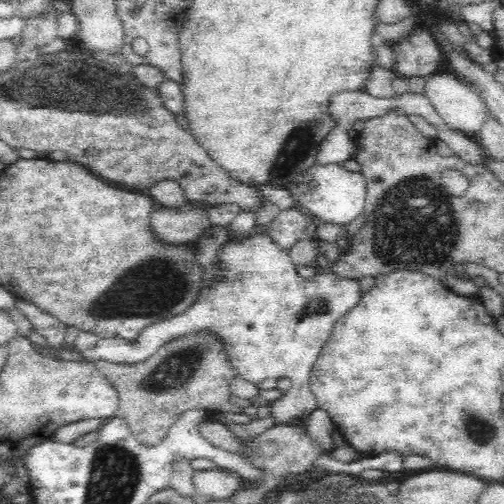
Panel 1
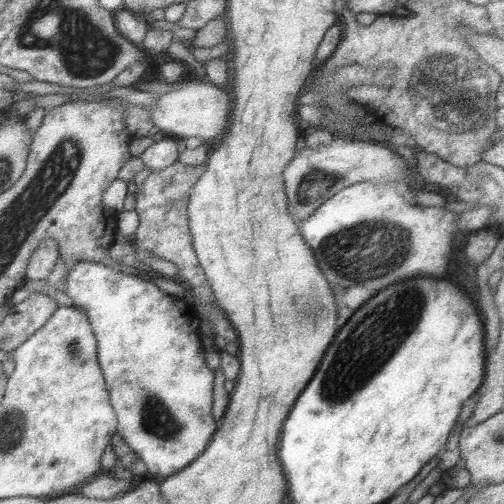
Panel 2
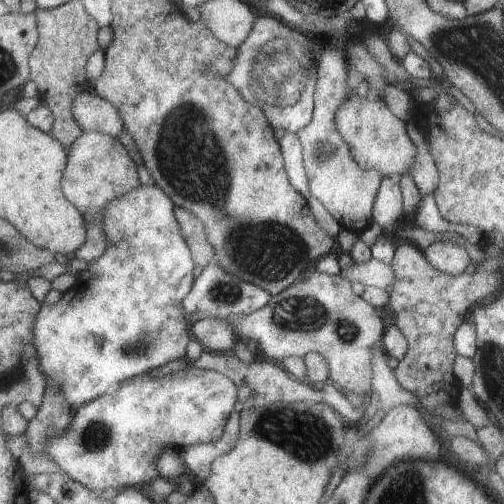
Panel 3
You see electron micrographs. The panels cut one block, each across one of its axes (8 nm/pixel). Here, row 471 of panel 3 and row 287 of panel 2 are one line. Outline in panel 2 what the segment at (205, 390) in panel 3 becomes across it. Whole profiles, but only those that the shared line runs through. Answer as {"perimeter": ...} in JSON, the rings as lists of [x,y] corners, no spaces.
{"perimeter":[[[81,260],[77,264],[71,266],[71,272],[67,276],[67,282],[63,286],[63,294],[67,294],[73,300],[73,306],[81,308],[87,318],[93,324],[93,332],[97,334],[97,356],[101,358],[101,368],[105,372],[105,380],[109,384],[109,394],[111,394],[111,402],[115,408],[115,414],[119,418],[119,434],[125,438],[125,442],[141,456],[141,460],[145,460],[149,464],[149,472],[151,474],[161,474],[161,478],[171,478],[175,474],[179,474],[181,470],[189,468],[189,464],[193,464],[195,460],[199,460],[199,456],[205,452],[205,448],[209,446],[211,436],[215,436],[215,428],[219,428],[219,424],[213,422],[211,418],[211,396],[213,396],[213,380],[215,380],[215,372],[209,370],[205,366],[203,360],[203,348],[201,348],[201,324],[203,318],[199,314],[199,306],[193,302],[185,302],[183,298],[171,296],[165,290],[161,290],[157,284],[149,282],[143,276],[133,276],[133,274],[123,274],[119,270],[115,270],[115,266],[107,266],[101,262],[93,262],[93,260]]]}

